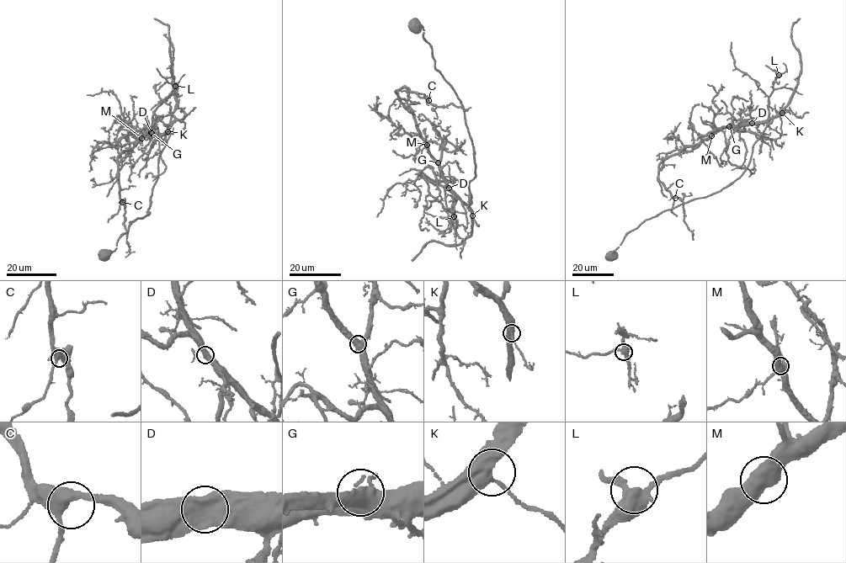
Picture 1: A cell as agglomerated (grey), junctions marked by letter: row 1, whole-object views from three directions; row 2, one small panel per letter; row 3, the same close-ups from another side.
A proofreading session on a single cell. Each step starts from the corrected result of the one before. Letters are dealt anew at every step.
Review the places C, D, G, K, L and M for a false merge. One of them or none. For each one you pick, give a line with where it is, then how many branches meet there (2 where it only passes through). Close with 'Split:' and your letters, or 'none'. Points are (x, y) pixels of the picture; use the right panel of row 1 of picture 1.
Split: none

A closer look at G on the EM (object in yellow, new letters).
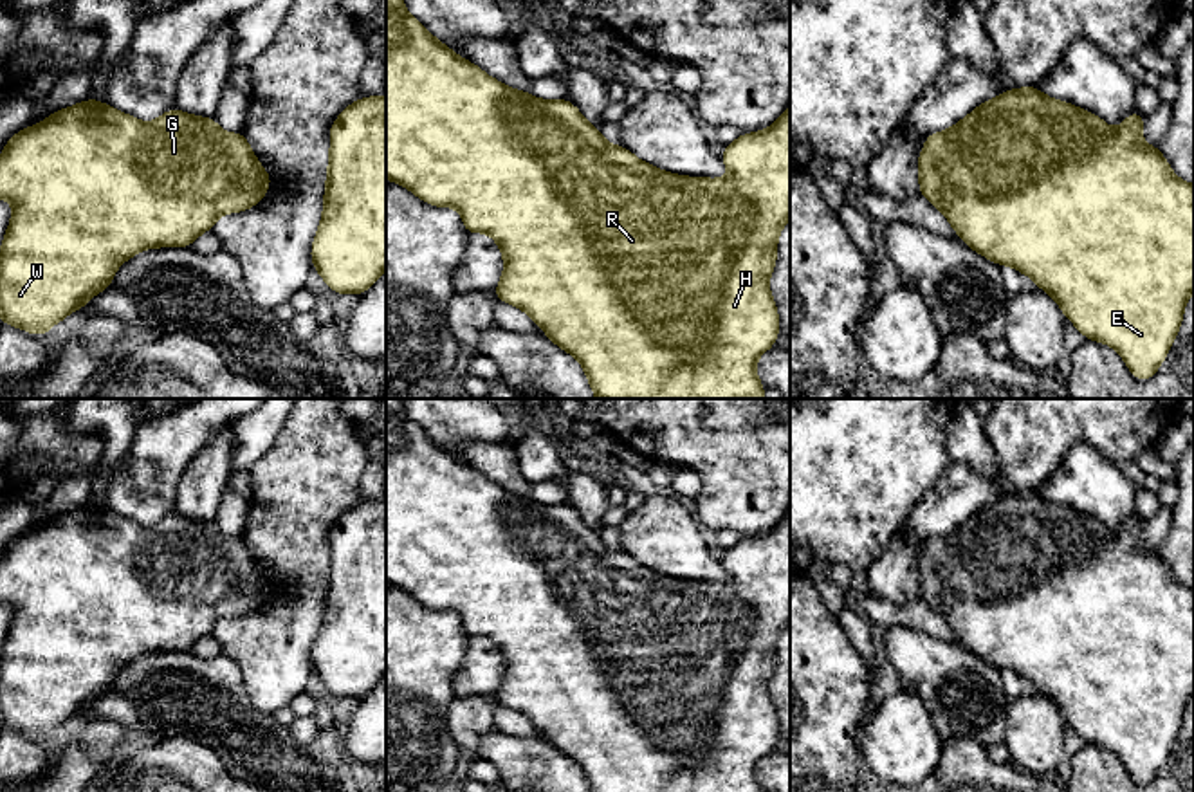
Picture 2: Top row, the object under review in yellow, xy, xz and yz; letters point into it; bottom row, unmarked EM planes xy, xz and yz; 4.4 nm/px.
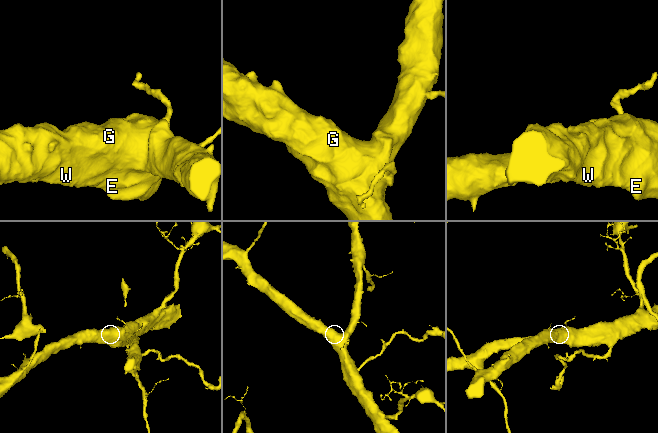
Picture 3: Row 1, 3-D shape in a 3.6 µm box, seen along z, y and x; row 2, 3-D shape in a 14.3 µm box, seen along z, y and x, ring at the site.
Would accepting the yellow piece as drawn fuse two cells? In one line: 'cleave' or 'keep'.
keep

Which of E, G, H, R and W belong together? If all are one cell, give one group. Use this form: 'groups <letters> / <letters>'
groups E G H R W

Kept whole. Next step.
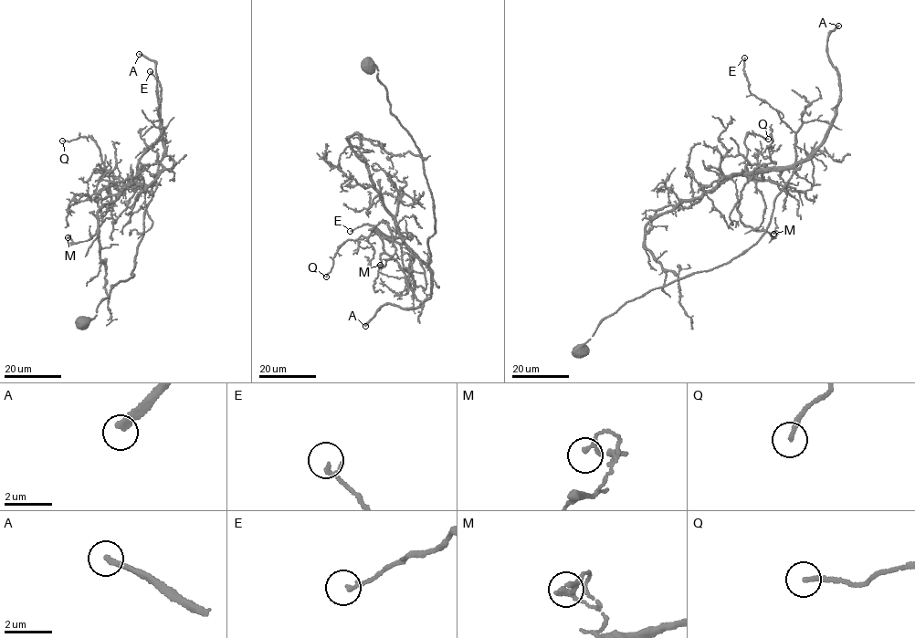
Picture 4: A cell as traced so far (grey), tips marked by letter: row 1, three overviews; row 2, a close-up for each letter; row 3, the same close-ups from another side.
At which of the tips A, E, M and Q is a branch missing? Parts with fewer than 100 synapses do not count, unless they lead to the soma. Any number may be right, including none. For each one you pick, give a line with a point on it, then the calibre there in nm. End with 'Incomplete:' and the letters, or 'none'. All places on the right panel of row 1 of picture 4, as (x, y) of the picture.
A: place (838, 26); calibre 300 nm
Incomplete: A

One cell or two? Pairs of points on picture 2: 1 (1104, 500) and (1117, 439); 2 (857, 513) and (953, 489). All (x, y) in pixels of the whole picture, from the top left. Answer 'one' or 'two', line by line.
1: two
2: two

